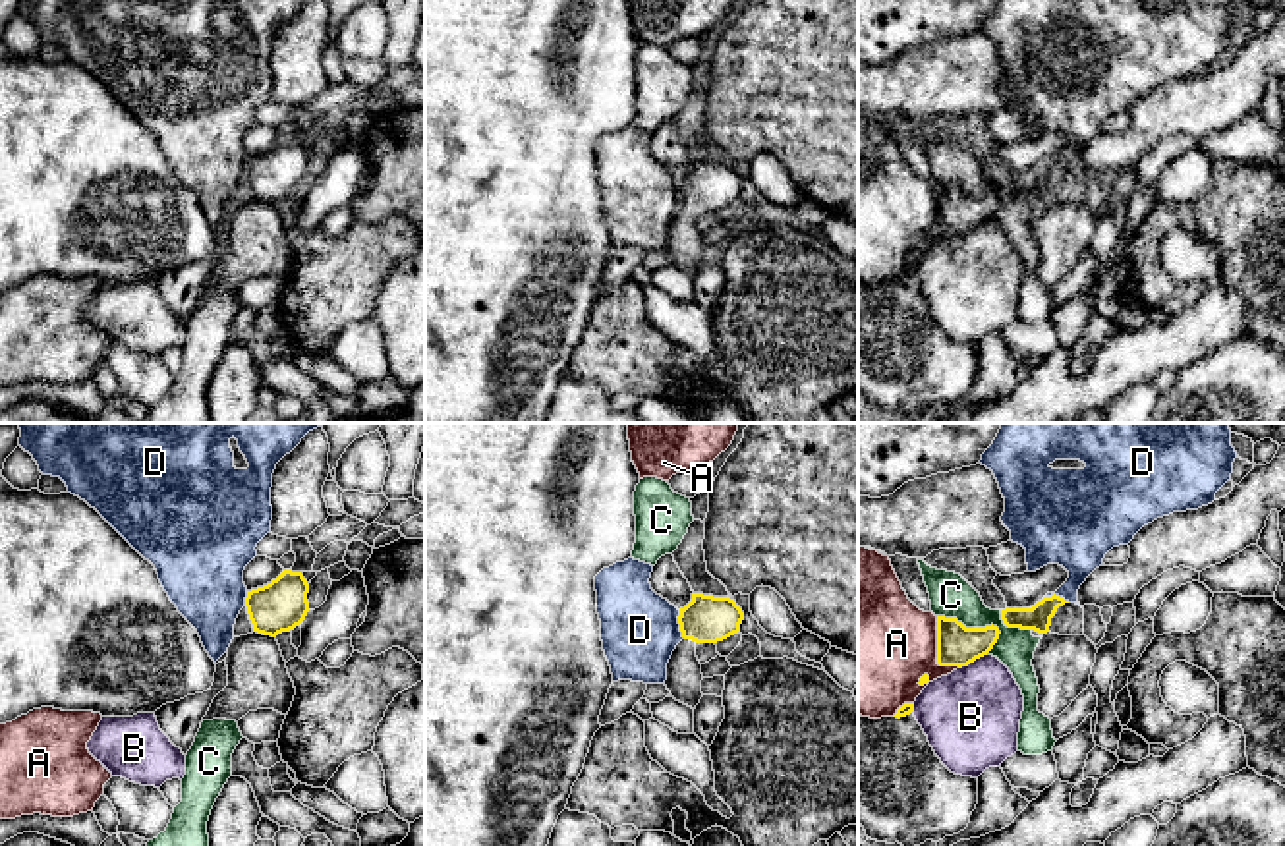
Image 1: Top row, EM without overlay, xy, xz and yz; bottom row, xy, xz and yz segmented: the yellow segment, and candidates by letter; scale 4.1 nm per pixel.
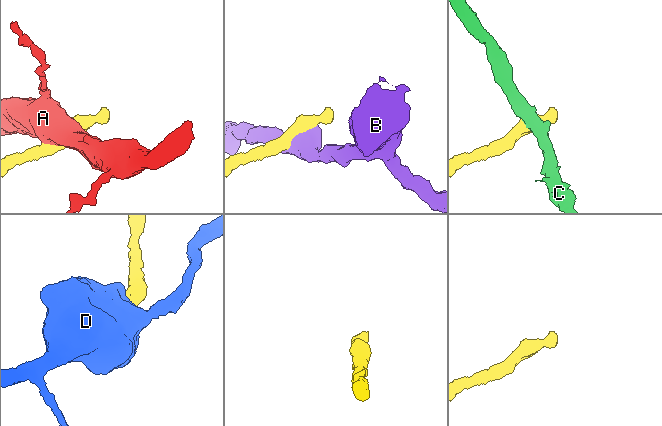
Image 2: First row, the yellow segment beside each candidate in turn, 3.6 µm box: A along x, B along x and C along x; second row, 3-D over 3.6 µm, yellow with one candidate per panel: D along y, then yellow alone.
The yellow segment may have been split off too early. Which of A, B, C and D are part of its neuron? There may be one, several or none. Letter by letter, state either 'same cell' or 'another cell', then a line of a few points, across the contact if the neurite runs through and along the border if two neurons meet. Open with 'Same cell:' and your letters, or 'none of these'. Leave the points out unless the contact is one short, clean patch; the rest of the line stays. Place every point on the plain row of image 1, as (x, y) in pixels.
Same cell: none of these
A: another cell
B: another cell
C: another cell; line yz (938, 182), (957, 186), (967, 194), (994, 192), (1001, 199)
D: another cell; line xz (679, 178), (679, 197), (685, 205)

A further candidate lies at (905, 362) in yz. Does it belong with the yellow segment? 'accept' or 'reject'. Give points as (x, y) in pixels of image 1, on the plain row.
reject

